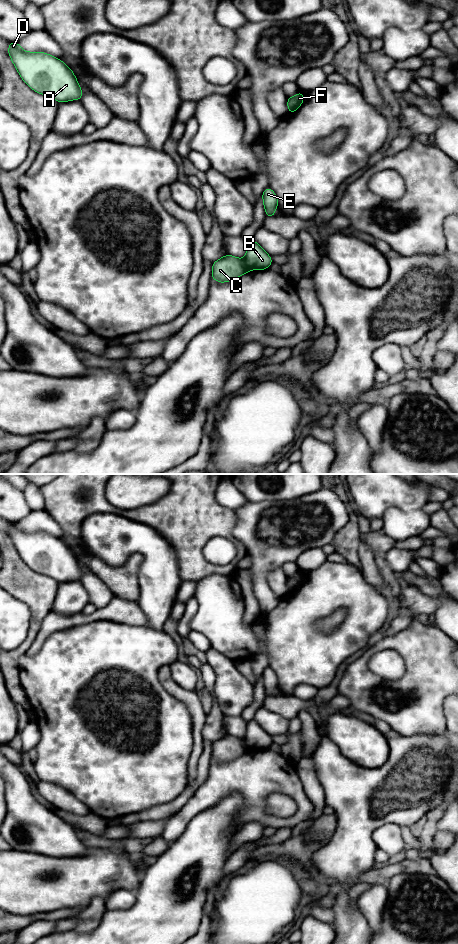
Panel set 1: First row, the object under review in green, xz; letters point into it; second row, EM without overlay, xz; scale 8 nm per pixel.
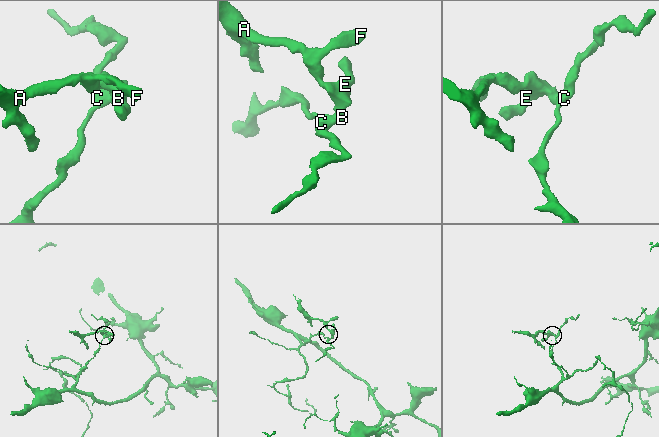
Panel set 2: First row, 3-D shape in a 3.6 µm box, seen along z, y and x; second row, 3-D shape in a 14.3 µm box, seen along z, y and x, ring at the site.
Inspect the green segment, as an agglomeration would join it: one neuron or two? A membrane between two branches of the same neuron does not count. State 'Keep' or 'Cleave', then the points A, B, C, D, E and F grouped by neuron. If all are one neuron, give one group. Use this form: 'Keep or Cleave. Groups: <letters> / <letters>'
Cleave. Groups: A B D E F / C

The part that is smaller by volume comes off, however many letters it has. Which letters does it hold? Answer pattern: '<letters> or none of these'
A, B, D, E, F

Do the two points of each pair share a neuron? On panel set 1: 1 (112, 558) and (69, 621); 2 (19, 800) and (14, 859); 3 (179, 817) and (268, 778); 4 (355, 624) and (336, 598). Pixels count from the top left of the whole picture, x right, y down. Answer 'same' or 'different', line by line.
1: different
2: different
3: same
4: same

